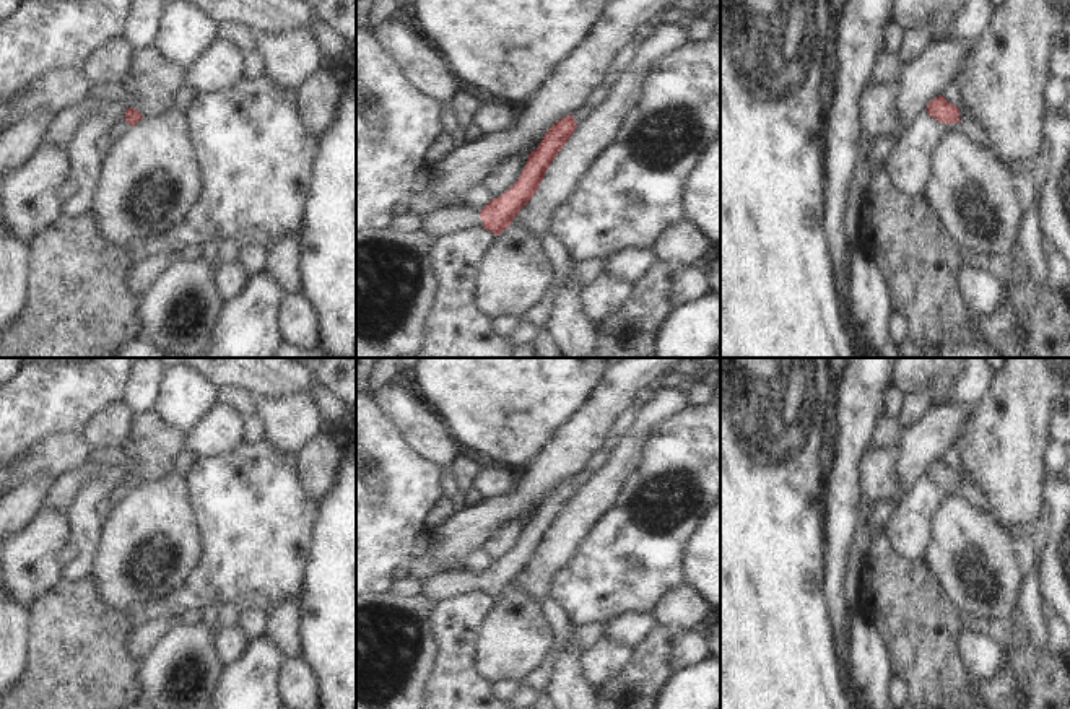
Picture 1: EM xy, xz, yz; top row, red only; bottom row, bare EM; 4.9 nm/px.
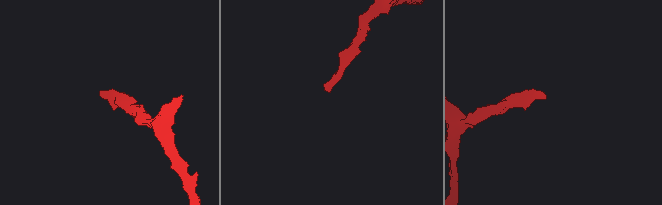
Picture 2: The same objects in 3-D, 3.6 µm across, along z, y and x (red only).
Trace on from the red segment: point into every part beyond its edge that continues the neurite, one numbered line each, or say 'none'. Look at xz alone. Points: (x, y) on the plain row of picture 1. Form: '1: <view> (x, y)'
1: xz (446, 586)

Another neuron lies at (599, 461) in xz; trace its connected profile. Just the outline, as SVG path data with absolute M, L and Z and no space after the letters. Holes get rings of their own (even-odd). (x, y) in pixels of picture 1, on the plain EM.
M600 450L598 454L595 454L584 468L584 472L572 478L576 488L579 489L584 485L587 485L590 478L607 465L608 459L610 459L610 450Z

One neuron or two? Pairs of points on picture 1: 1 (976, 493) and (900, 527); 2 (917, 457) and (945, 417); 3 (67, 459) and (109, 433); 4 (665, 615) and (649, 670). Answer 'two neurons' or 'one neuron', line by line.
1: one neuron
2: one neuron
3: two neurons
4: two neurons

